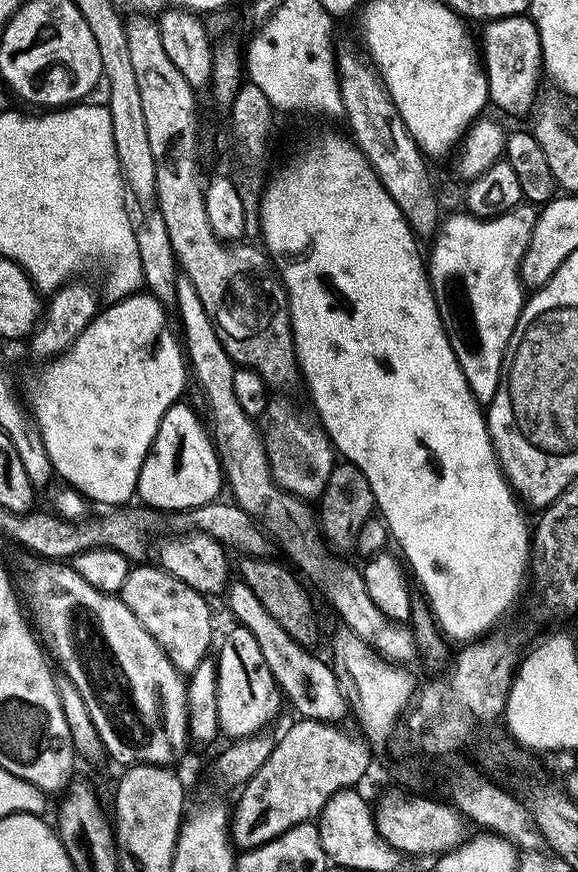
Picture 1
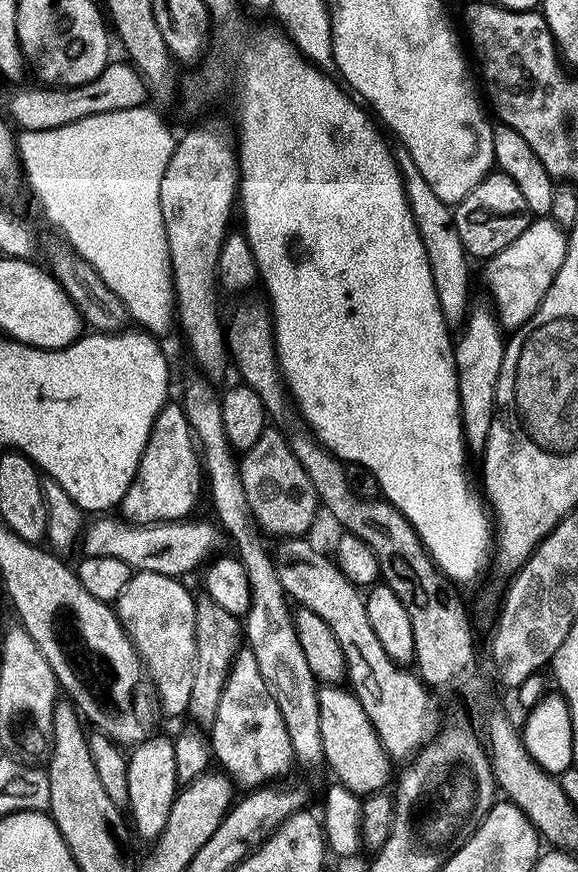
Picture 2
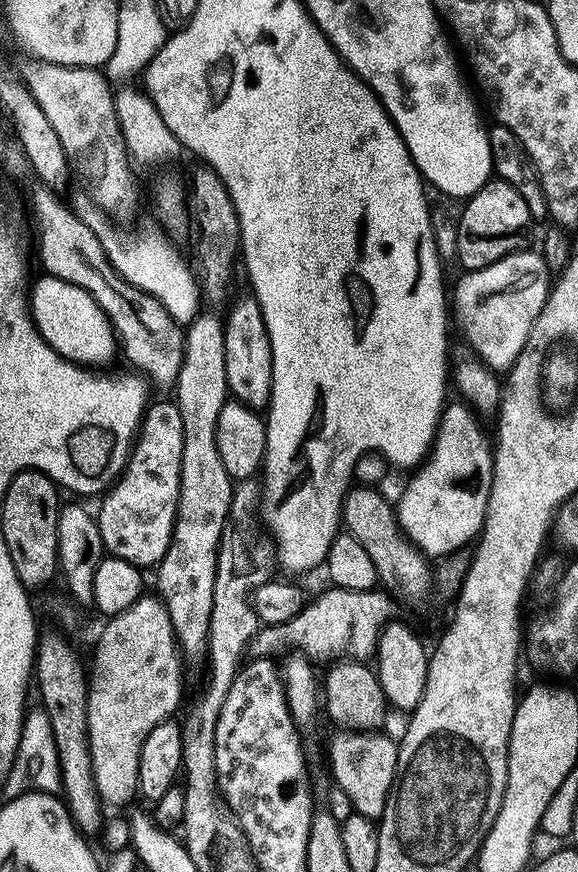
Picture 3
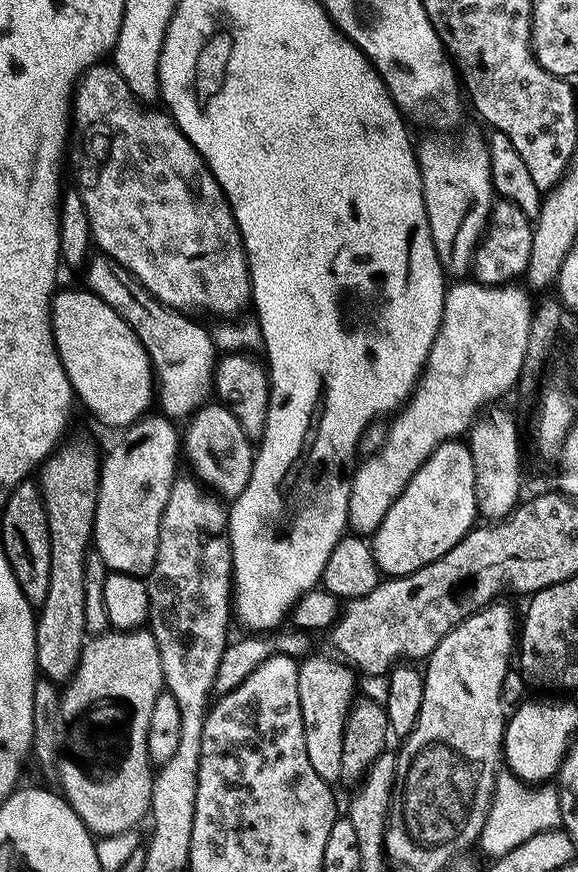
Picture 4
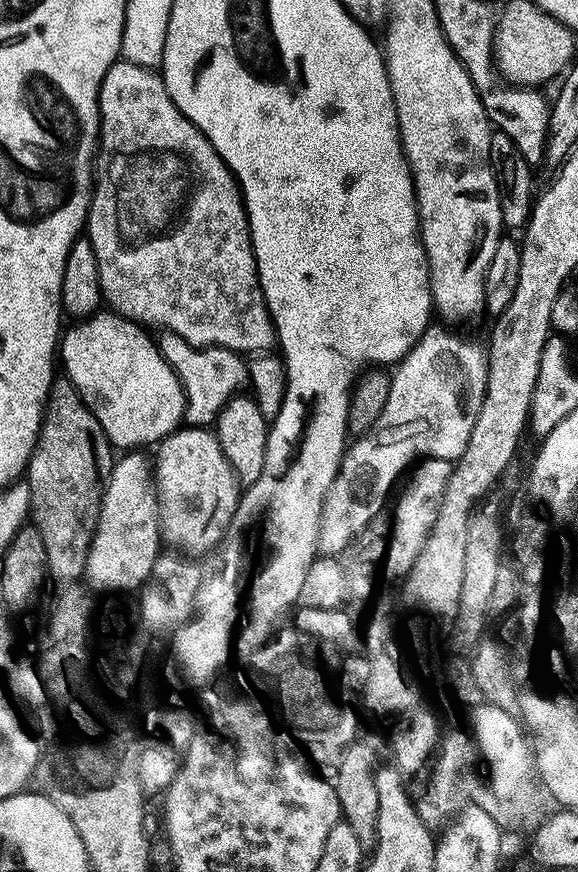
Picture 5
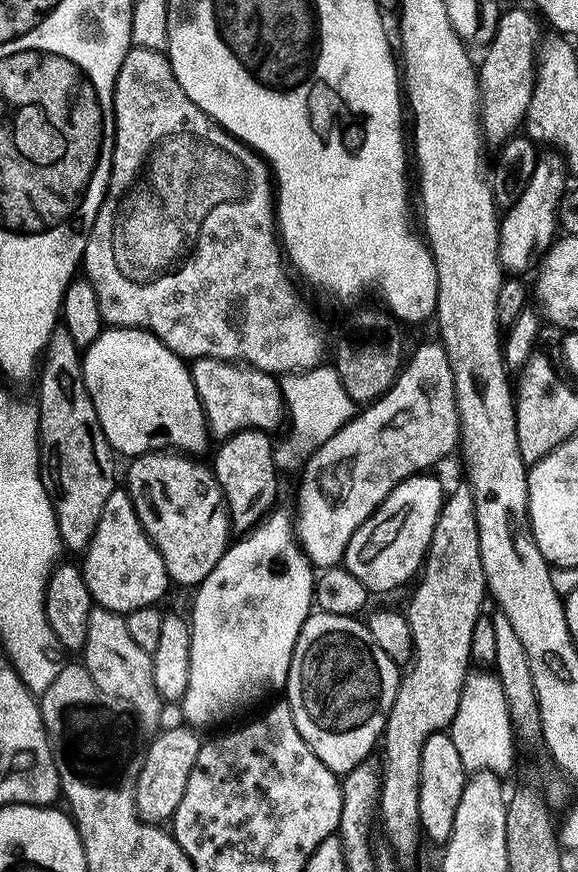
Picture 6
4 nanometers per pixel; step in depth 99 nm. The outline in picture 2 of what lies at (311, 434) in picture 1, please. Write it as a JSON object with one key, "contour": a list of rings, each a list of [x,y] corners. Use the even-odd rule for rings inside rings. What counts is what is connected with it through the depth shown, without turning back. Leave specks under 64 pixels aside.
{"contour":[[[275,426],[265,427],[258,442],[239,461],[242,487],[250,502],[250,510],[265,533],[300,538],[316,520],[316,508],[321,507],[314,486],[302,470],[298,458],[290,450],[288,437]]]}

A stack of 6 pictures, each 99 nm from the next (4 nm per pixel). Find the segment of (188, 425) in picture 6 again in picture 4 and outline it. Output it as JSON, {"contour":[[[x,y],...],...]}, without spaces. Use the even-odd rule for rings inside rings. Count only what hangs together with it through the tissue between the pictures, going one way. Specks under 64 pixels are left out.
{"contour":[[[68,288],[52,297],[52,337],[68,375],[75,399],[80,400],[115,430],[123,430],[154,404],[152,363],[138,342],[138,334],[102,298],[92,292]]]}

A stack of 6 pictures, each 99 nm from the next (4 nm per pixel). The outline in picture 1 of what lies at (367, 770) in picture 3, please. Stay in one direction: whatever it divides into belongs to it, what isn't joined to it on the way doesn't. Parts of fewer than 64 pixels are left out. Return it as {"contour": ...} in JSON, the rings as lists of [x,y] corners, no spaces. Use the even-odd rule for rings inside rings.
{"contour":[[[236,580],[229,583],[224,594],[225,598],[229,610],[237,619],[235,621],[254,634],[258,646],[262,649],[262,656],[266,659],[266,664],[274,675],[276,684],[279,685],[287,703],[289,700],[298,712],[296,714],[302,718],[333,724],[342,721],[340,719],[345,716],[348,706],[338,682],[337,671],[327,661],[325,663],[310,654],[312,652],[307,647],[292,639],[243,581]]]}

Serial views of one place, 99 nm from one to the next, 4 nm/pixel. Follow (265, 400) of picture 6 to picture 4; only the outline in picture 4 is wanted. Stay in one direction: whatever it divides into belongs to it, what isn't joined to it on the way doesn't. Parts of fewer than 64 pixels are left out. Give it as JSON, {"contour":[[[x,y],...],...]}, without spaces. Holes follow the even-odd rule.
{"contour":[[[103,254],[89,259],[87,272],[87,291],[102,298],[102,302],[114,309],[132,327],[134,334],[138,334],[138,342],[142,342],[152,363],[159,411],[169,418],[191,417],[209,399],[214,388],[218,349],[212,340],[212,332],[196,321],[199,319],[167,308],[162,301],[154,299],[127,268]]]}

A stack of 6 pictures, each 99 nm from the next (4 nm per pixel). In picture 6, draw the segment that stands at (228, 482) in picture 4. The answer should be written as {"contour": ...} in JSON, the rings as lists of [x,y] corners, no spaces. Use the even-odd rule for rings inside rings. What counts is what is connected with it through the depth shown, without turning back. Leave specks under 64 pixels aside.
{"contour":[[[175,450],[143,452],[143,454],[135,457],[135,459],[133,459],[129,464],[132,465],[129,466],[128,473],[126,473],[125,476],[123,473],[122,480],[123,483],[124,480],[128,483],[128,485],[126,485],[126,491],[130,498],[130,502],[134,506],[134,510],[138,514],[138,522],[142,526],[142,530],[148,535],[150,542],[158,550],[158,554],[162,554],[162,562],[168,571],[169,581],[171,581],[173,585],[181,584],[182,587],[189,588],[189,590],[195,589],[204,581],[204,579],[206,579],[206,577],[208,577],[210,570],[214,570],[214,566],[218,566],[218,562],[222,558],[222,554],[228,549],[230,543],[230,537],[228,537],[228,535],[233,535],[234,532],[232,522],[228,518],[228,503],[224,501],[224,495],[218,486],[215,473],[212,472],[211,467],[209,467],[205,461],[203,464],[203,462],[200,461],[200,458],[197,458],[195,455],[185,454]]]}

